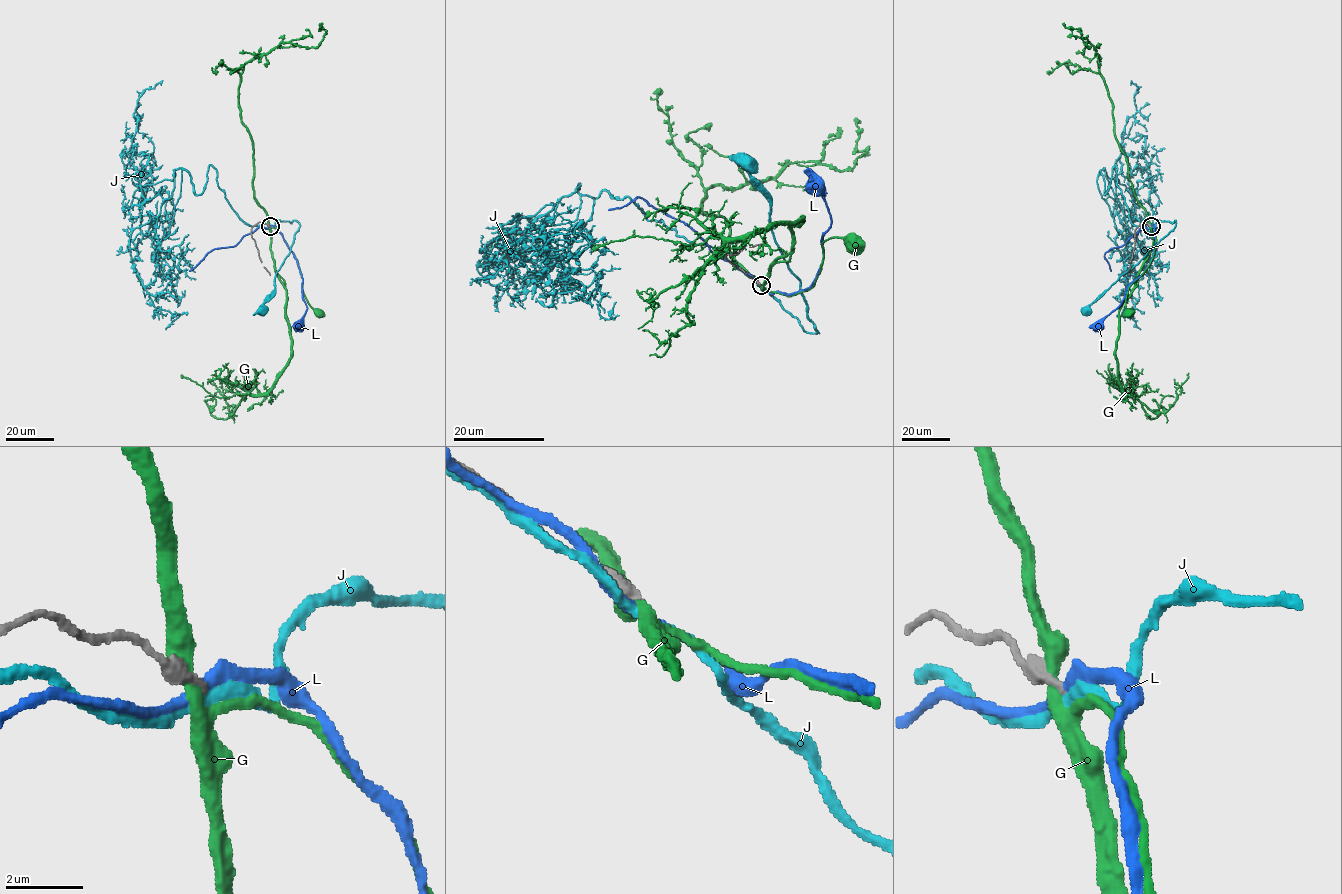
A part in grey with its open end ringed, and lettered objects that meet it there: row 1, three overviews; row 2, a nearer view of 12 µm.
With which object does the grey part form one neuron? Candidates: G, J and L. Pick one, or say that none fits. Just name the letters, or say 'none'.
none

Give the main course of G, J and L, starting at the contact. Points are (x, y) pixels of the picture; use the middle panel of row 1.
G: (759, 283), (782, 295), (802, 292), (816, 280), (826, 240), (853, 239), (856, 244)
J: (761, 286), (805, 331), (817, 332), (808, 315), (801, 281), (773, 238), (770, 200), (751, 175), (747, 162)
L: (761, 286), (785, 294), (804, 290), (813, 282), (822, 259), (822, 235), (830, 225), (824, 187), (817, 184)

